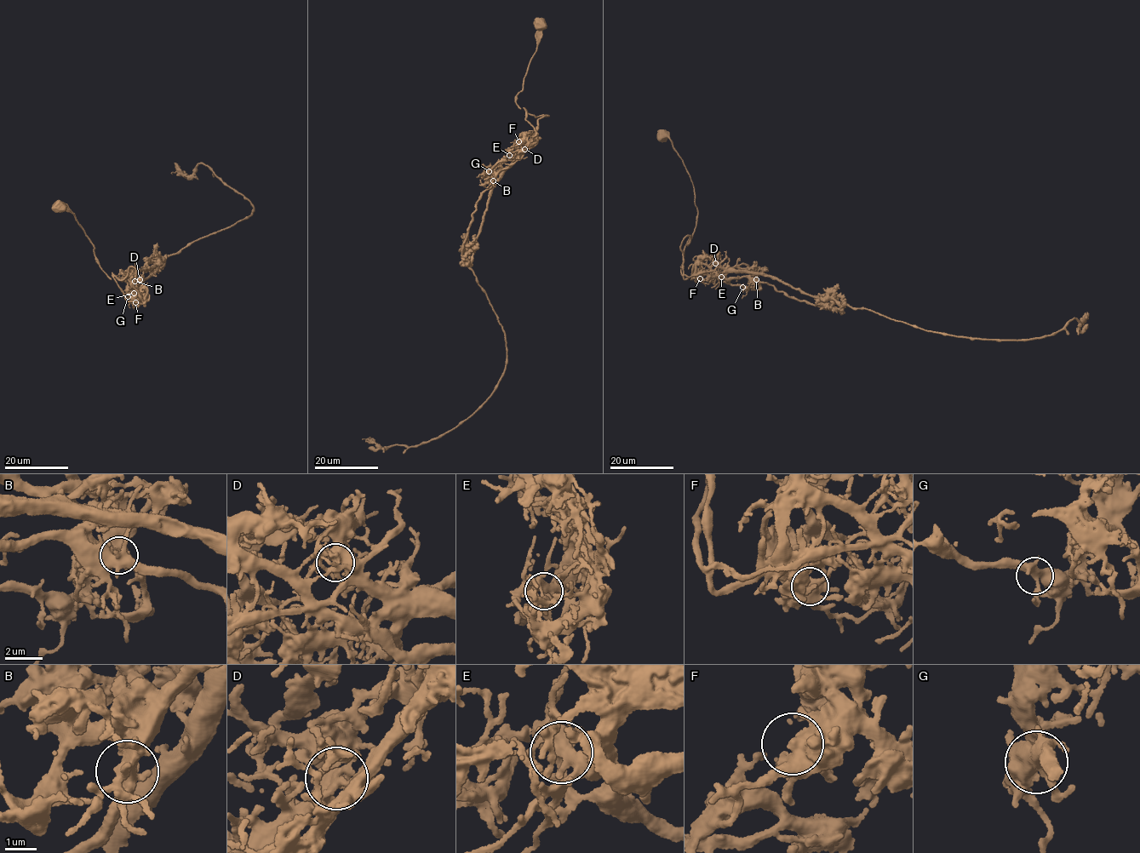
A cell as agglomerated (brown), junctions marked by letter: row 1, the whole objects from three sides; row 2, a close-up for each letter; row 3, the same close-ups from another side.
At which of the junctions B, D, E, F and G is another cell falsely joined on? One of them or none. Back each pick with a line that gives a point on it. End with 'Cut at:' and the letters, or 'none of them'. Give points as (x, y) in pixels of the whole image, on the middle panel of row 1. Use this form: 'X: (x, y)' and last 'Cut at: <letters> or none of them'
D: (524, 149)
Cut at: D

